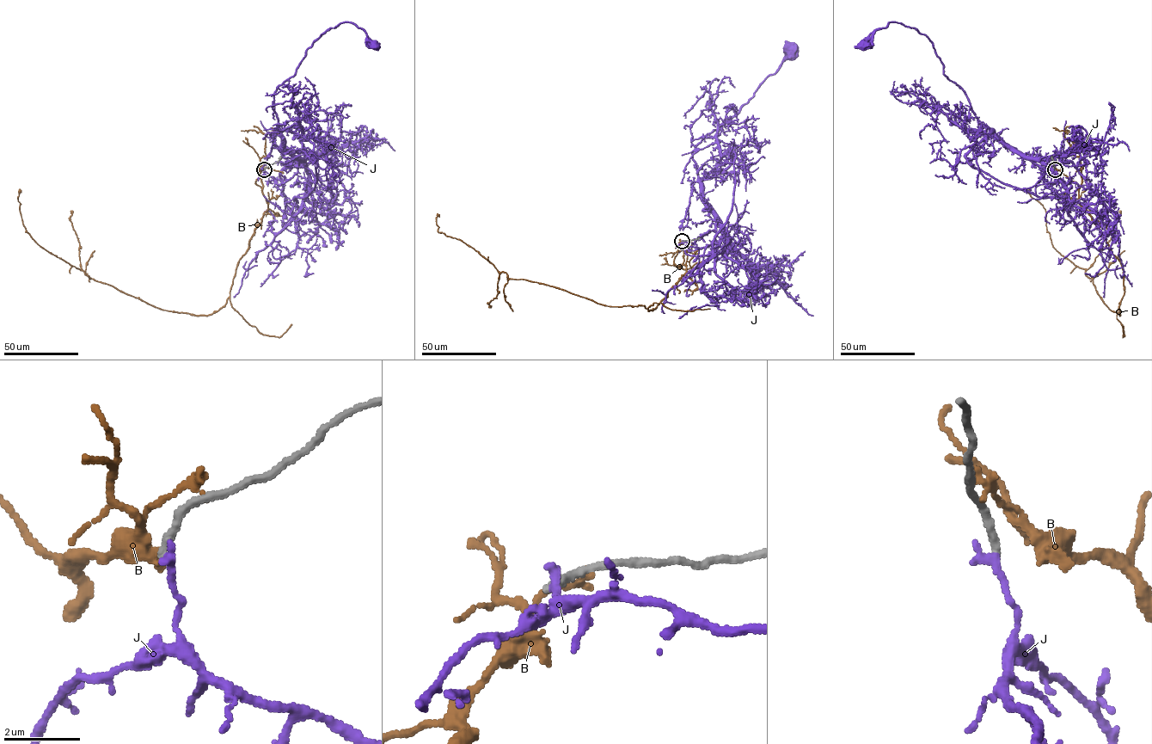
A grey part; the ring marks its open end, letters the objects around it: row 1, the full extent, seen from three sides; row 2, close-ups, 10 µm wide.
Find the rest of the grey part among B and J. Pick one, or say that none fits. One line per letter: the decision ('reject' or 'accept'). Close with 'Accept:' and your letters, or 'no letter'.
B: reject
J: reject
Accept: no letter

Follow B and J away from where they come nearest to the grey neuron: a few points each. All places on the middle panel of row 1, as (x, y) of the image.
B: (683, 241), (673, 261), (686, 272), (648, 310), (603, 305), (509, 278), (472, 247), (439, 232), (438, 216)
J: (682, 241), (695, 243), (709, 230), (715, 231), (716, 218), (704, 199), (692, 151), (739, 112), (791, 50)

